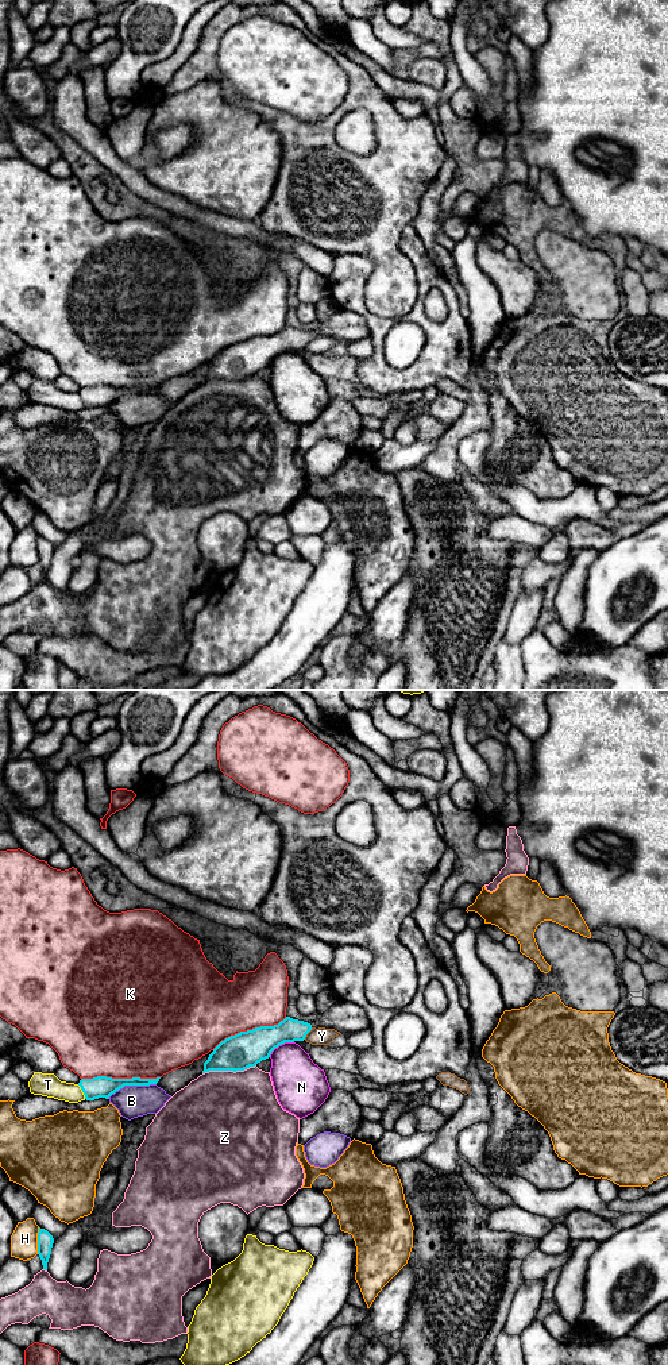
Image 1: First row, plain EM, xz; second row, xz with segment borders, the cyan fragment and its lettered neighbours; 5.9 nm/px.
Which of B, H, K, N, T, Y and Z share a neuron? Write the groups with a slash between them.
B / H / K Y / N / T / Z

